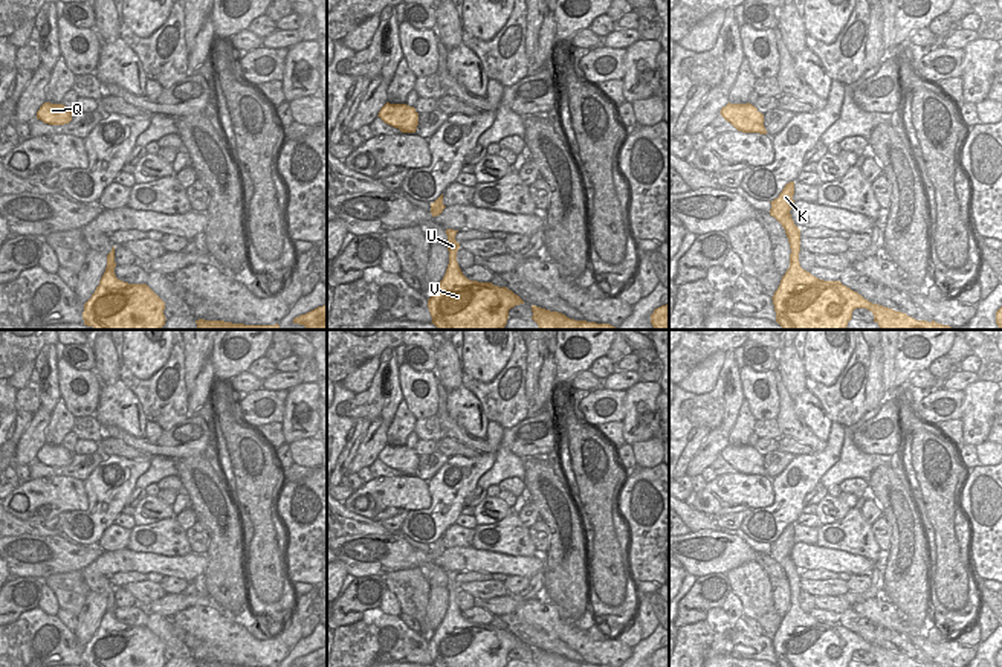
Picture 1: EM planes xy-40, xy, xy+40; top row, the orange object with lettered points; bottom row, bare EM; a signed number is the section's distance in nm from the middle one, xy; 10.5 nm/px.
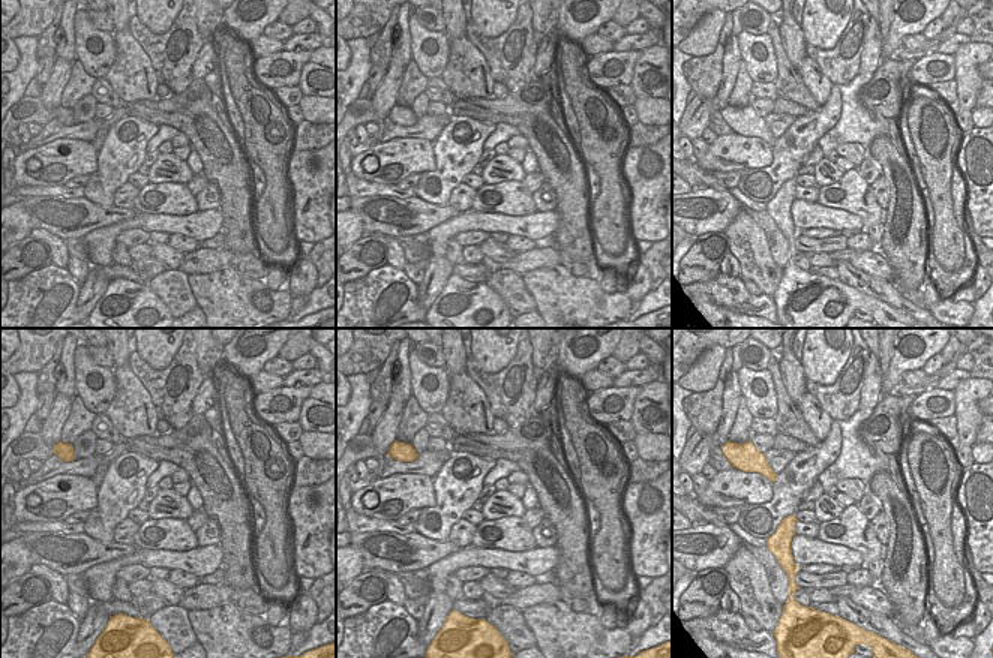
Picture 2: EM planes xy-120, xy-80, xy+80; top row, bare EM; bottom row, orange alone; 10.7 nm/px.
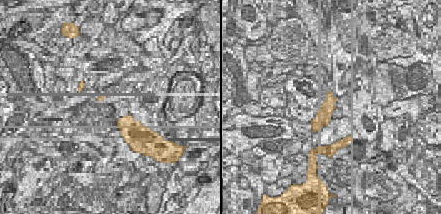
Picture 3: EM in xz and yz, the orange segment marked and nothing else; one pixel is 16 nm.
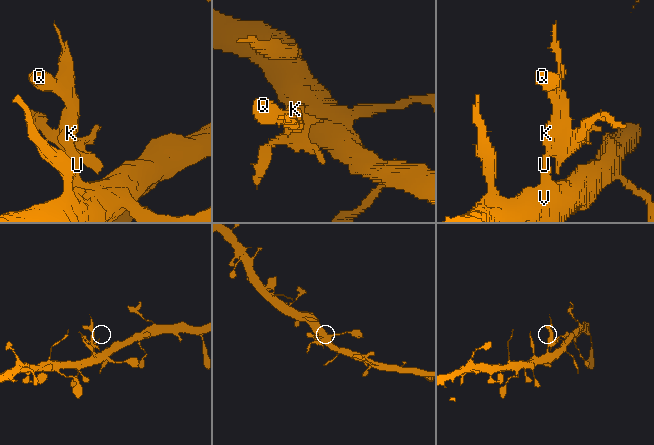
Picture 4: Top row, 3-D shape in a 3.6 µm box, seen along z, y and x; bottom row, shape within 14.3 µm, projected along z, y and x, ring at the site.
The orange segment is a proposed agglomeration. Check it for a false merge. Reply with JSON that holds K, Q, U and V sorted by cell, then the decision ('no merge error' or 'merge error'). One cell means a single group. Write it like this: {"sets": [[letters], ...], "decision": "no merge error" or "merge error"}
{"sets": [["K", "Q", "U"], ["V"]], "decision": "merge error"}

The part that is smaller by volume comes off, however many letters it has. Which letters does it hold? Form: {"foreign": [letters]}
{"foreign": ["K", "Q", "U"]}

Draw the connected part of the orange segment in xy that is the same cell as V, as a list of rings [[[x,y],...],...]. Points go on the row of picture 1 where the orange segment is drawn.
[[[451,253],[443,279],[428,299],[438,330],[503,330],[509,310],[524,301],[507,287],[467,279]]]

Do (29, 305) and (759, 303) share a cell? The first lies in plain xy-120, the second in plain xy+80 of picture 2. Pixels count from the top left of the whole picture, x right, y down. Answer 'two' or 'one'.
one

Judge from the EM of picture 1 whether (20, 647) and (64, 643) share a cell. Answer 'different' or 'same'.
same

